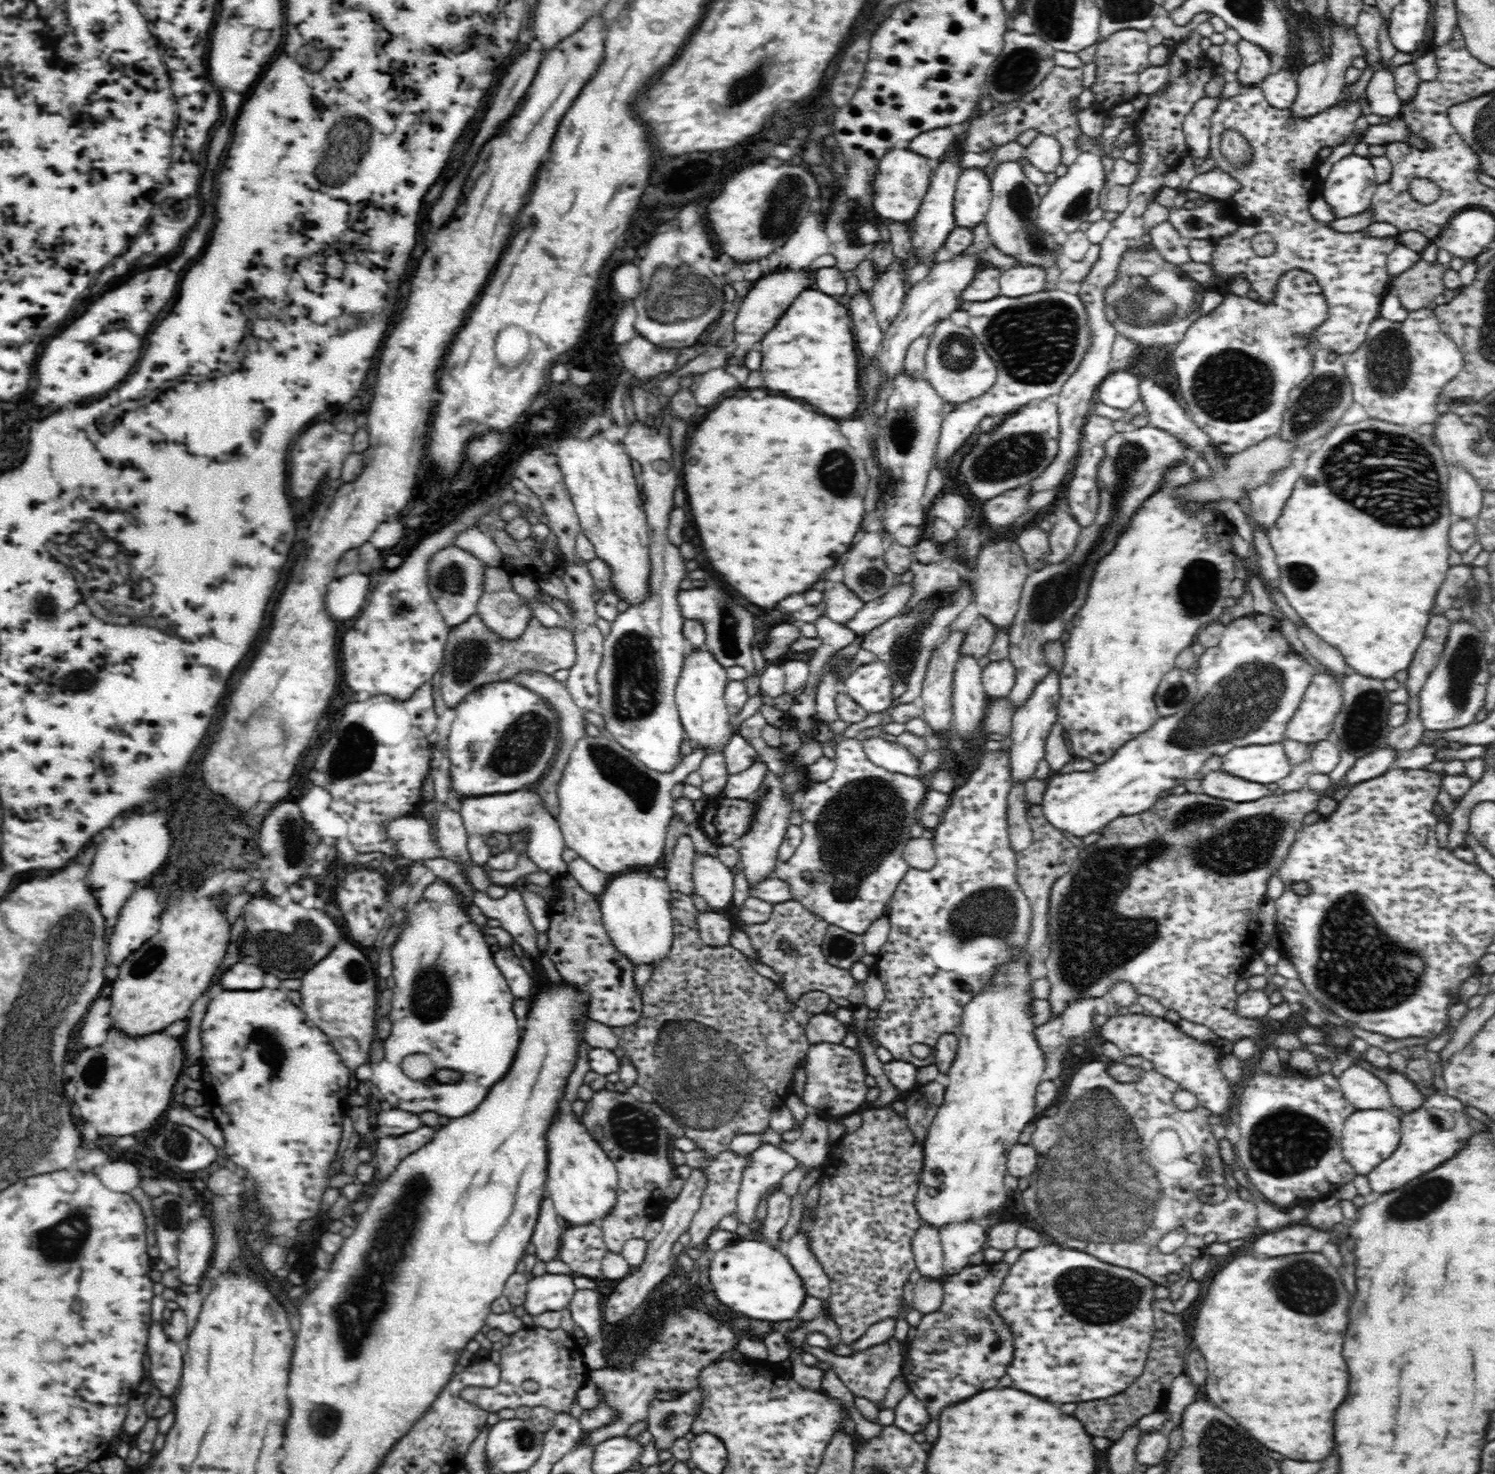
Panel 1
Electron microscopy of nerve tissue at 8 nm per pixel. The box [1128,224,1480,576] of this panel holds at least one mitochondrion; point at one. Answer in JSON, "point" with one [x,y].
{"point":[1419,501]}

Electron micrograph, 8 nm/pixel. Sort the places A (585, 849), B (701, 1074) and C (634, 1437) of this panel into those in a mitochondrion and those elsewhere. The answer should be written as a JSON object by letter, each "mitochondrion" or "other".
{"A":"other","B":"mitochondrion","C":"other"}

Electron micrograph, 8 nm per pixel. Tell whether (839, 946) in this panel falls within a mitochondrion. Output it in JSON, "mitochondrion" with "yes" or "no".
{"mitochondrion":"yes"}

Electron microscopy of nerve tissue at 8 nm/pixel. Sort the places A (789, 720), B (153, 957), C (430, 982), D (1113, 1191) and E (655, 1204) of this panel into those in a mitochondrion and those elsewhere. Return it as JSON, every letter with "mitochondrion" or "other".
{"A":"other","B":"mitochondrion","C":"mitochondrion","D":"mitochondrion","E":"other"}

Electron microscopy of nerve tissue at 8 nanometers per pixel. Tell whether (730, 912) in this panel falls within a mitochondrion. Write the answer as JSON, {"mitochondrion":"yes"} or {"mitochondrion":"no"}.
{"mitochondrion":"no"}

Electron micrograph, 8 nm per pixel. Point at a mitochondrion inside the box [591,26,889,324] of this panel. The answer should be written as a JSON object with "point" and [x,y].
{"point":[740,90]}

